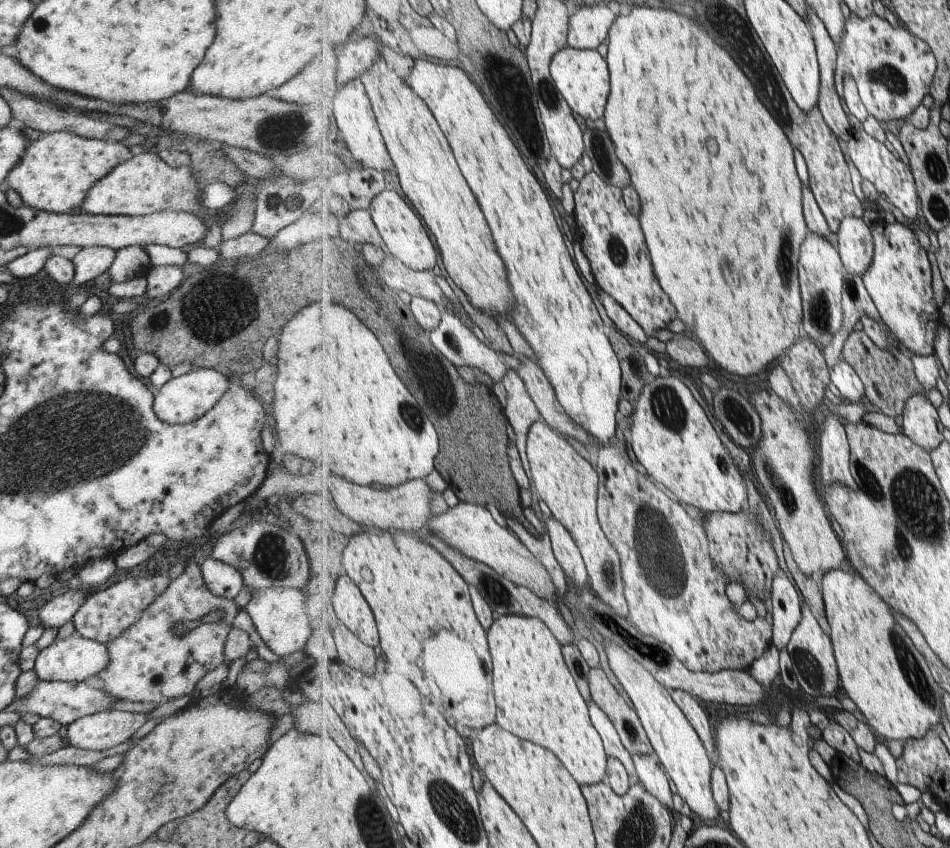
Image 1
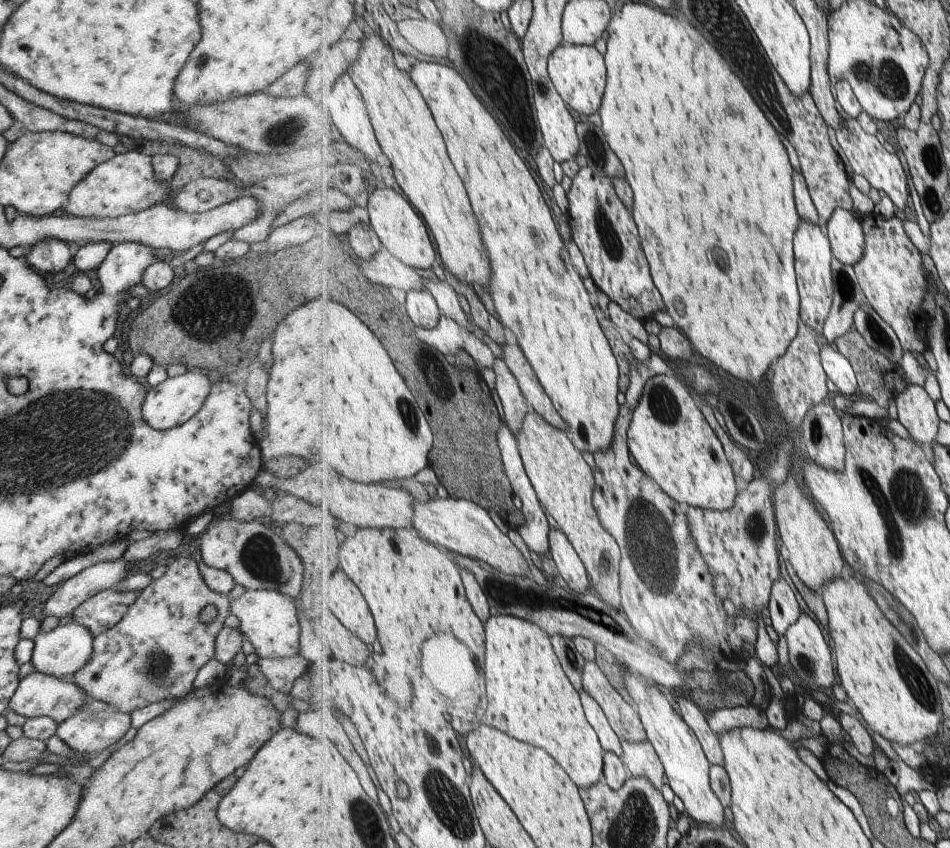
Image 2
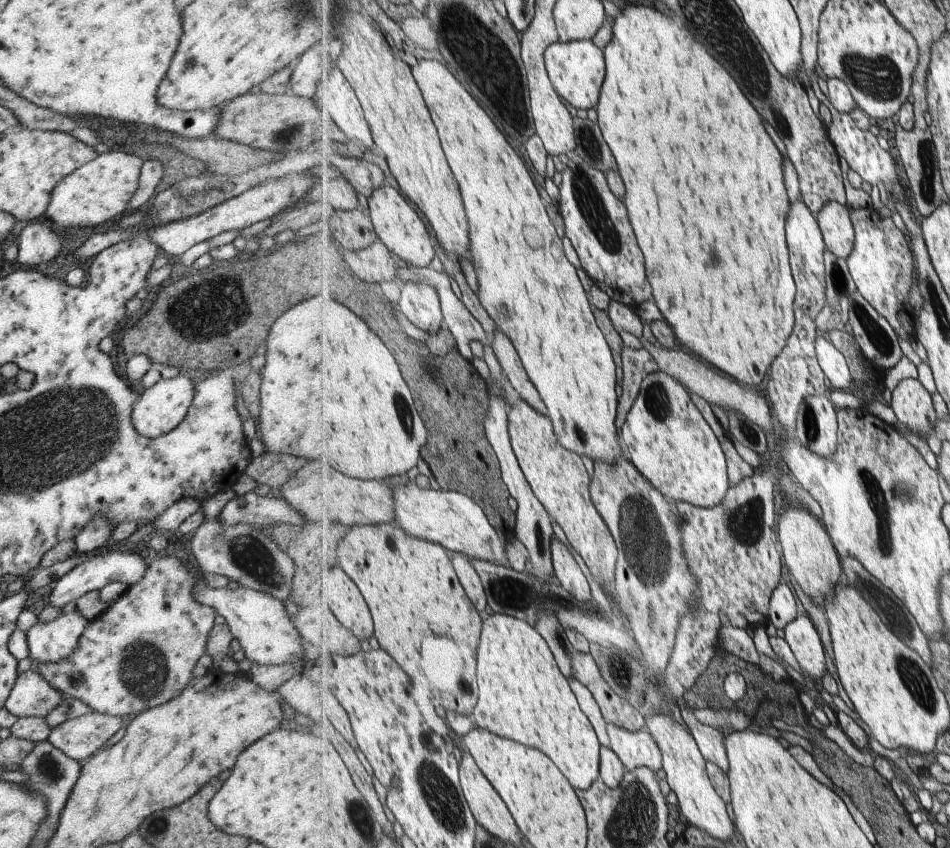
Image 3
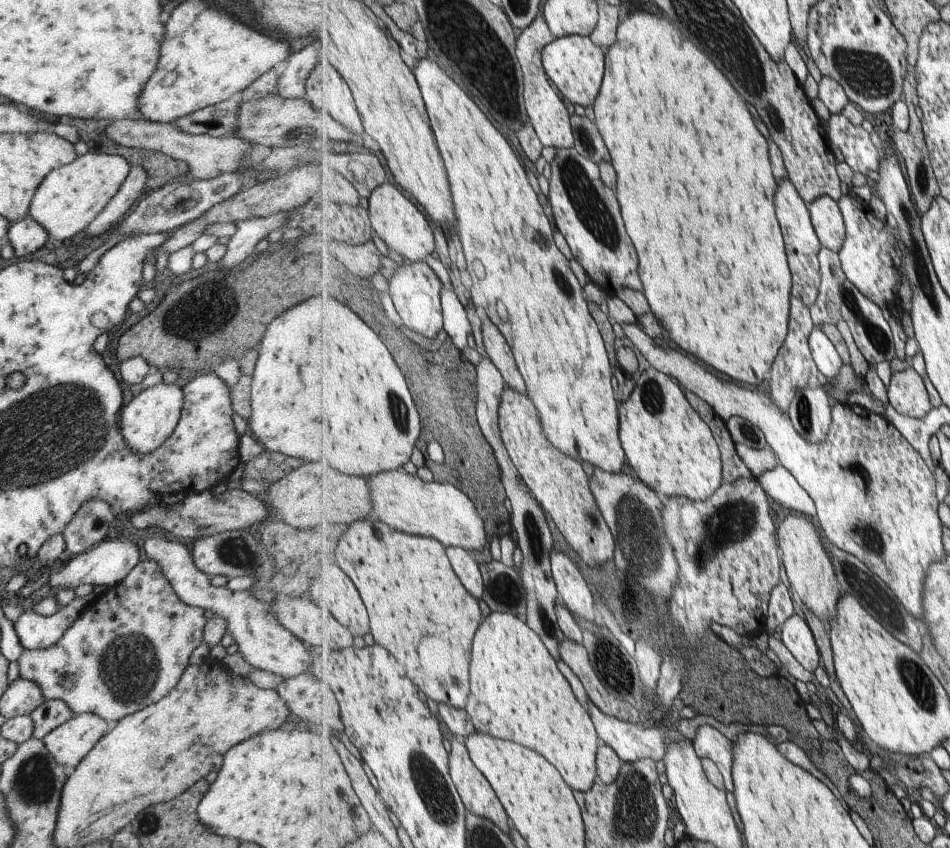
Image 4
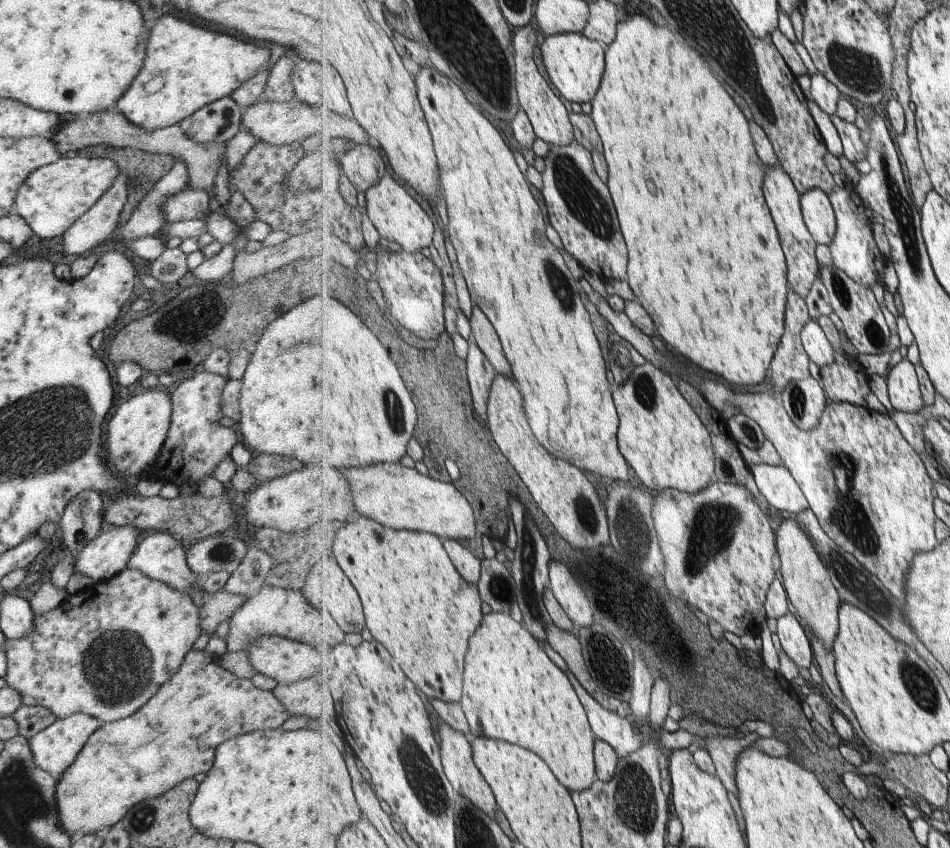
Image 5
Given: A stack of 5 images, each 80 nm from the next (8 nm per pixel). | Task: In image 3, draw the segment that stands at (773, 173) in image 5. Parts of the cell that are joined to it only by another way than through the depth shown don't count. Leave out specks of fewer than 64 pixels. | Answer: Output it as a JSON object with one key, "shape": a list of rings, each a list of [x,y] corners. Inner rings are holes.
{"shape":[[[791,201],[786,233],[790,245],[790,261],[794,271],[794,279],[798,286],[796,306],[816,322],[816,318],[822,314],[827,304],[828,276],[826,274],[825,253],[828,248],[818,218],[805,205],[805,202],[793,203]]]}

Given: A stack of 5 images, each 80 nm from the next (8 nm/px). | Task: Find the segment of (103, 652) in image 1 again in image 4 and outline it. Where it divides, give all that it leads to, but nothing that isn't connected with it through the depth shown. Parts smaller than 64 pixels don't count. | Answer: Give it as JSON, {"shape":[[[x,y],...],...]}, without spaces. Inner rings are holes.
{"shape":[[[94,586],[92,592],[83,598],[73,598],[70,604],[61,607],[52,616],[38,616],[31,608],[21,608],[15,620],[11,620],[19,645],[27,650],[41,650],[53,646],[67,626],[79,616],[79,612],[92,603],[108,586]]]}

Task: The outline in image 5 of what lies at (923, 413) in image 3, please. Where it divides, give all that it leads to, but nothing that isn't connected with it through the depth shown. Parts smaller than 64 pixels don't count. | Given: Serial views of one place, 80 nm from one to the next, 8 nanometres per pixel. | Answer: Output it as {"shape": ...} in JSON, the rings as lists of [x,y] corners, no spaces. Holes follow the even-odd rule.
{"shape":[[[907,358],[889,369],[886,380],[891,403],[897,411],[919,413],[926,409],[919,376]]]}

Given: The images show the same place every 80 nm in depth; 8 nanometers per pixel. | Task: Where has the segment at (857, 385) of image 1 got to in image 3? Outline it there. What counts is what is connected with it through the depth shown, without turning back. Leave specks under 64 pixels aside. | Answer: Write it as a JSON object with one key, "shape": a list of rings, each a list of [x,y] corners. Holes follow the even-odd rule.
{"shape":[[[820,333],[816,340],[816,351],[819,364],[832,386],[836,389],[847,390],[851,384],[855,383],[847,359],[823,333]]]}

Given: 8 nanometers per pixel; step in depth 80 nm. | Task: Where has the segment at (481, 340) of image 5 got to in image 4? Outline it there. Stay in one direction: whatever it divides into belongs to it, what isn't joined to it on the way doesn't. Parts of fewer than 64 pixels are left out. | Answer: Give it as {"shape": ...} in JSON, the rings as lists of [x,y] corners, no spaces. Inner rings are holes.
{"shape":[[[481,313],[480,317],[483,344],[485,344],[489,359],[499,368],[499,372],[503,375],[508,387],[527,395],[527,384],[525,384],[525,380],[523,380],[523,376],[521,376],[519,368],[517,368],[515,355],[511,350],[511,346],[509,346],[509,342],[491,319],[484,313]]]}

